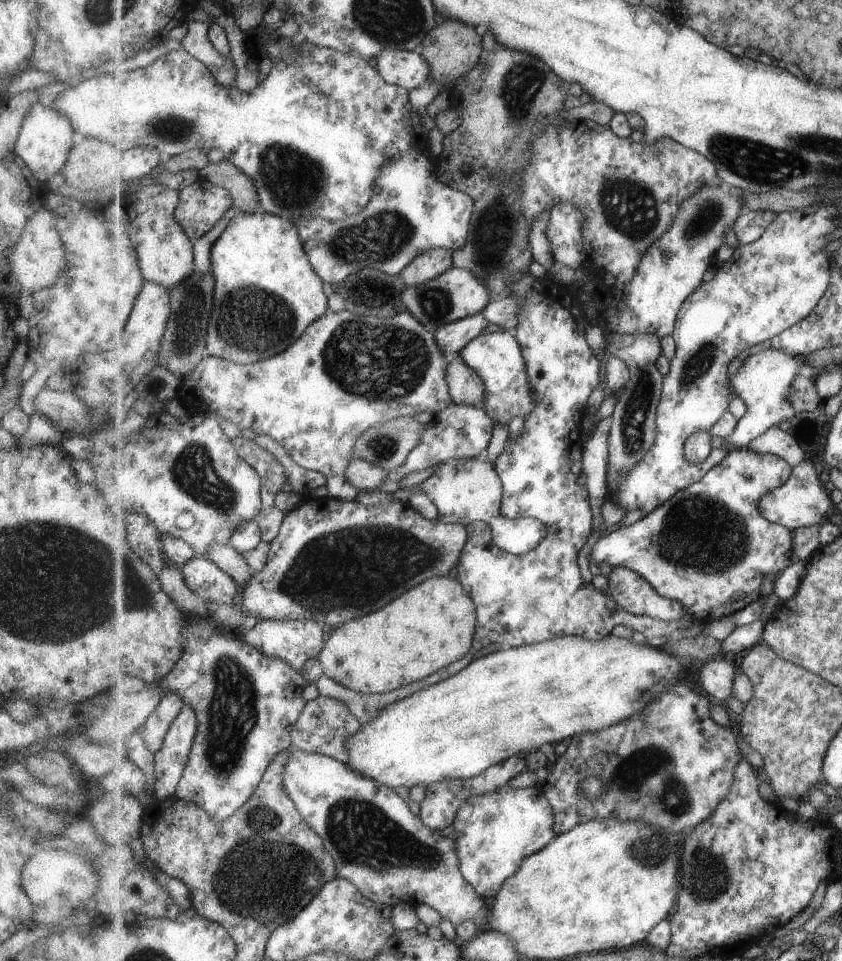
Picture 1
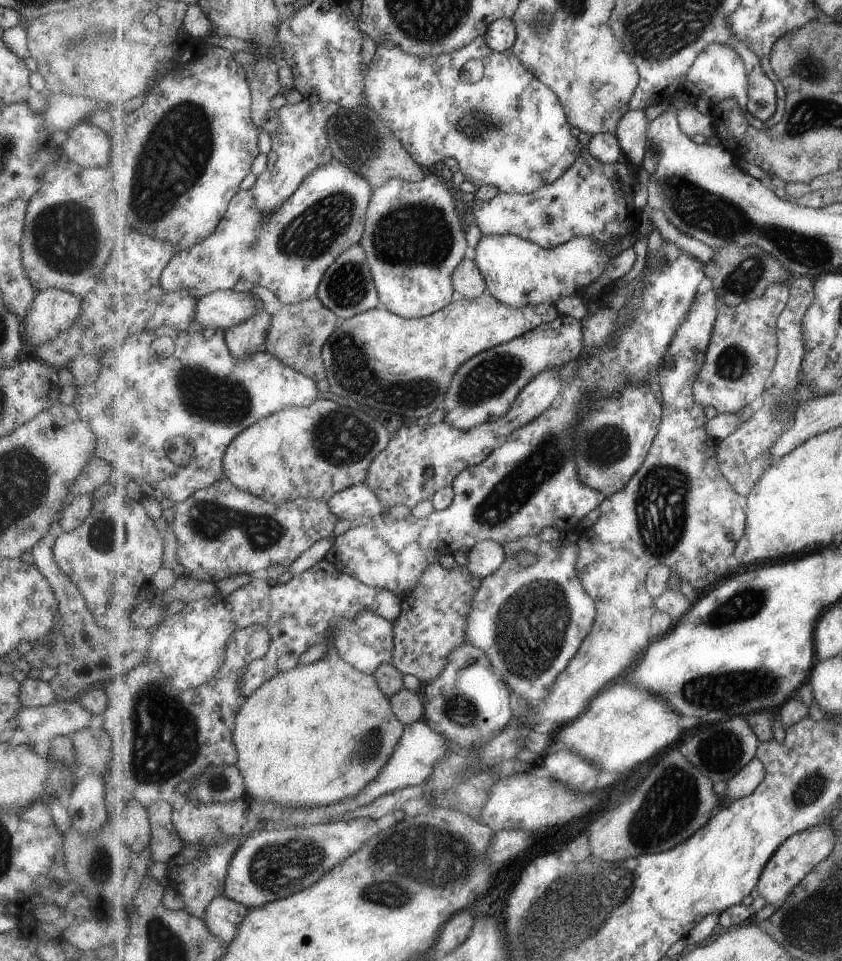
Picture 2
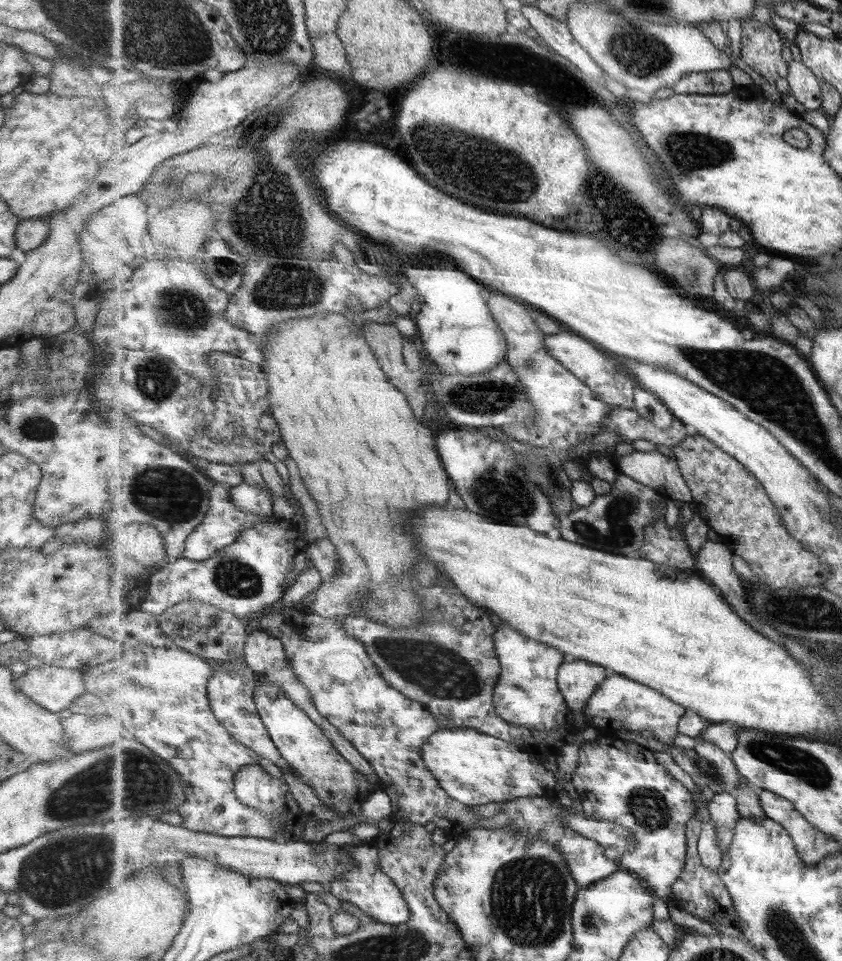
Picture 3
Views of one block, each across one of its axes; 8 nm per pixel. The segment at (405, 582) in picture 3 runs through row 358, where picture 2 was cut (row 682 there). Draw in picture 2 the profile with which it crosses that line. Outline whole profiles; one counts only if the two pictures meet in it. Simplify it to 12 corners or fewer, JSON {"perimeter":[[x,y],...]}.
{"perimeter":[[332,641],[234,730],[251,800],[362,794],[405,725]]}

